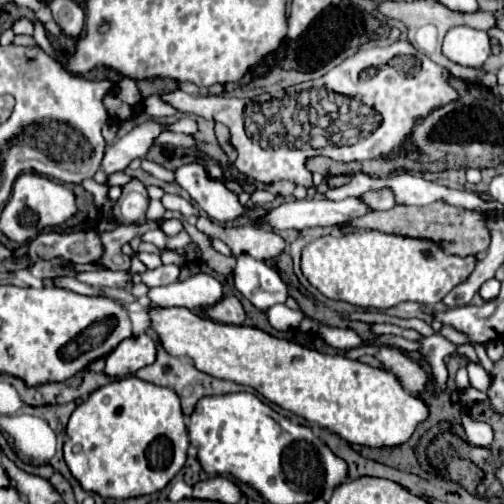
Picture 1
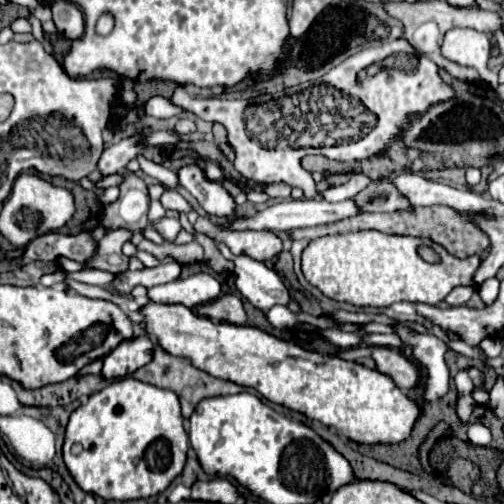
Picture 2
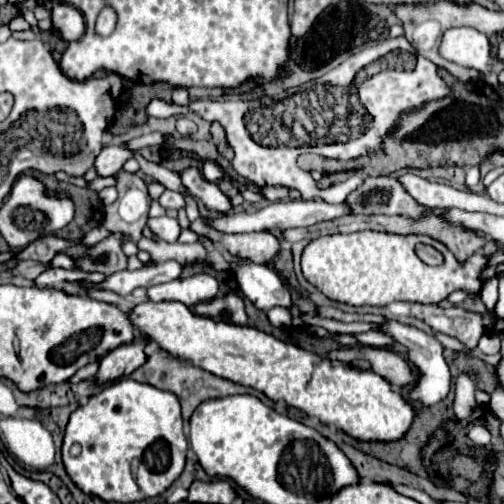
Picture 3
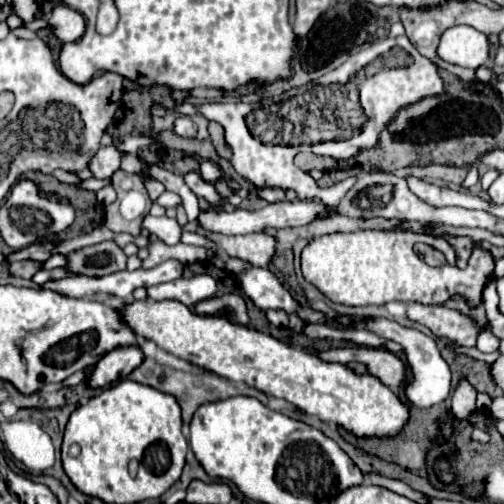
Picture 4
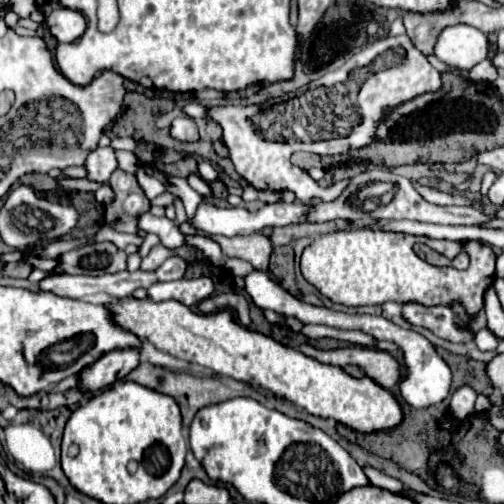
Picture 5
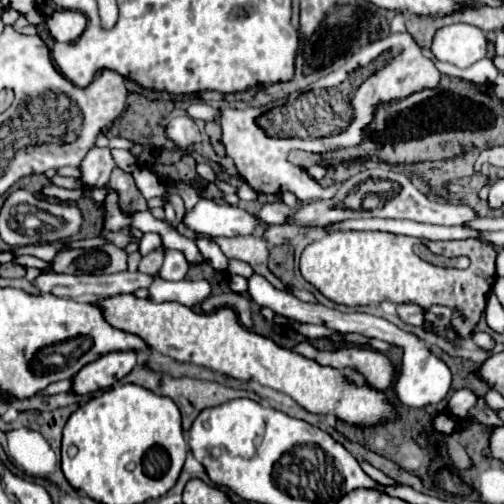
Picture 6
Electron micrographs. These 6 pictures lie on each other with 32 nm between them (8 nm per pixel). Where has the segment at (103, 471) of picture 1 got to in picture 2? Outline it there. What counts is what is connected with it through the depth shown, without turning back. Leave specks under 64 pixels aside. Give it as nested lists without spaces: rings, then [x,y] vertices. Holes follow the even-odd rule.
[[[132,376],[110,382],[100,392],[94,392],[86,404],[78,406],[66,426],[64,462],[78,486],[84,492],[102,496],[104,500],[136,500],[160,494],[184,468],[188,452],[188,434],[184,430],[184,418],[180,414],[178,396],[172,390],[164,390]],[[74,442],[80,444],[80,454],[72,454]]]

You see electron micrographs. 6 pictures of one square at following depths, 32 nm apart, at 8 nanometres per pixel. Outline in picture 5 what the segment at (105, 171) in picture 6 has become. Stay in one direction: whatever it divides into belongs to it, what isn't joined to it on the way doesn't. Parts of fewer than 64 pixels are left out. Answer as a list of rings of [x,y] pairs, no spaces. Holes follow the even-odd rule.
[[[112,146],[96,148],[96,152],[90,152],[90,156],[86,160],[88,178],[96,180],[96,182],[108,182],[110,174],[116,168],[118,168],[118,160],[116,160],[116,152],[112,150]]]

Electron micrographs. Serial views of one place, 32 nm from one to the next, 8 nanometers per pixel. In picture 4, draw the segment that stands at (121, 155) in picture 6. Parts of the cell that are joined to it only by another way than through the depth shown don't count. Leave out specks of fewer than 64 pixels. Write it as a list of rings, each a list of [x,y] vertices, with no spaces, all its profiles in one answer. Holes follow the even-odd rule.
[[[125,153],[122,157],[120,169],[128,173],[139,173],[141,171],[141,164],[138,157]]]

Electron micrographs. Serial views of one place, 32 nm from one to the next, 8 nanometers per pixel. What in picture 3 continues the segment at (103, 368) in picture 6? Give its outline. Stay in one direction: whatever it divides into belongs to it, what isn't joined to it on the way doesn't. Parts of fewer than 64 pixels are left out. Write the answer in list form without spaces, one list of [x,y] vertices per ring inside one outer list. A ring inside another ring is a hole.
[[[146,336],[142,340],[134,340],[130,344],[122,344],[116,350],[112,350],[108,356],[100,360],[100,370],[96,374],[98,382],[114,382],[118,378],[130,376],[136,368],[140,368],[148,358],[144,354],[144,348],[150,344]]]

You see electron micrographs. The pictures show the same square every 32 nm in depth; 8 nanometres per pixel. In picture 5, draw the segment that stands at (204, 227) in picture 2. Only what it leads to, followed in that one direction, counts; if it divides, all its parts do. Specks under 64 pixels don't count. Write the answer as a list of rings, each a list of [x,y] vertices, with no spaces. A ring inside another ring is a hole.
[[[248,234],[248,236],[212,236],[220,244],[222,252],[230,258],[248,260],[258,270],[268,270],[268,258],[272,254],[272,240],[266,234]]]

